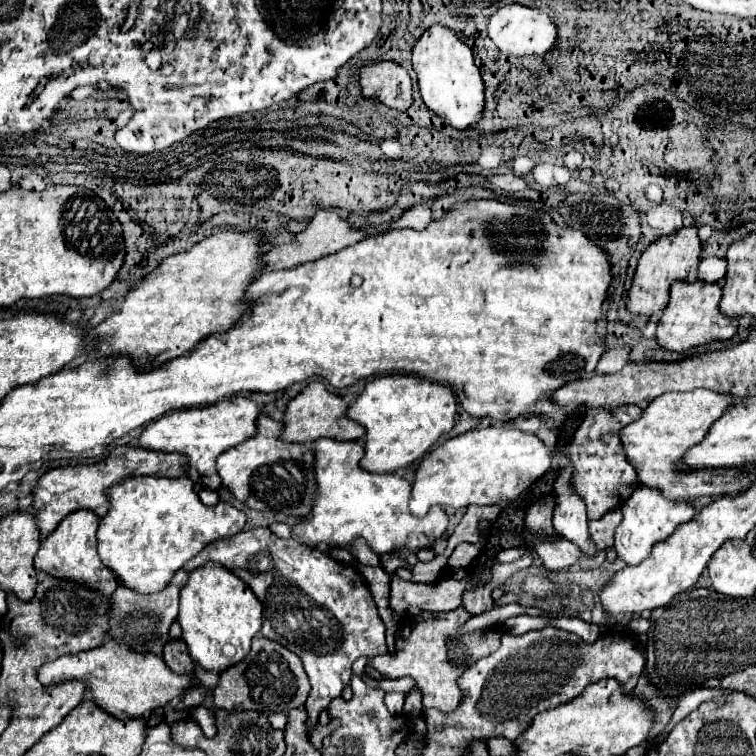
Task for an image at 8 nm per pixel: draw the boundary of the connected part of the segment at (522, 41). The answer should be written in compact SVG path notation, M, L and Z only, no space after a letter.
M506 5L506 7L498 9L490 17L488 37L496 43L496 47L502 53L516 55L516 57L528 57L528 55L544 57L556 47L556 41L558 41L556 25L550 21L550 17L538 9L530 9L524 5Z

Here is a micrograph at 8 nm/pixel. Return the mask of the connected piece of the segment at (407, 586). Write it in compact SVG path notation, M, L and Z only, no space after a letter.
M392 577L390 583L390 609L398 615L418 615L420 611L452 611L460 607L462 593L474 587L468 581L444 577L438 583L412 583Z

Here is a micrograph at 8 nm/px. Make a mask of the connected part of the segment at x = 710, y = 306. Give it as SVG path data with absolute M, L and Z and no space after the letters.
M674 281L674 285L670 285L670 303L658 321L658 329L656 329L658 345L664 351L684 353L698 345L732 339L738 327L738 319L730 319L720 313L718 309L720 295L722 295L720 285L706 285L702 281L694 281L694 283Z

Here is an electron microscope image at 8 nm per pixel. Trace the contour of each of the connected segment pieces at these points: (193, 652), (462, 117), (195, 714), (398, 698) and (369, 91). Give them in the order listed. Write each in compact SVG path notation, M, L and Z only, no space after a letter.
M206 563L202 569L196 569L190 573L188 583L180 591L180 615L178 623L182 625L182 639L188 645L188 653L206 671L220 673L228 669L230 665L242 661L246 653L250 651L250 641L252 637L260 631L262 627L262 603L254 597L250 587L238 579L234 573L226 573L222 565L216 563Z
M434 25L416 43L412 51L412 67L418 77L420 95L426 107L444 119L446 125L464 131L482 119L484 109L484 81L474 63L474 55L454 31Z
M194 707L190 711L190 715L202 727L202 731L204 731L206 737L214 737L214 733L216 733L216 721L214 721L214 711L212 709L208 709L208 707Z
M392 691L392 693L386 693L386 697L384 697L384 705L388 707L388 711L390 711L392 715L402 715L404 699L406 699L404 693L396 693L396 691Z
M382 61L362 67L360 87L366 99L378 99L390 109L406 111L412 105L412 81L398 63Z

